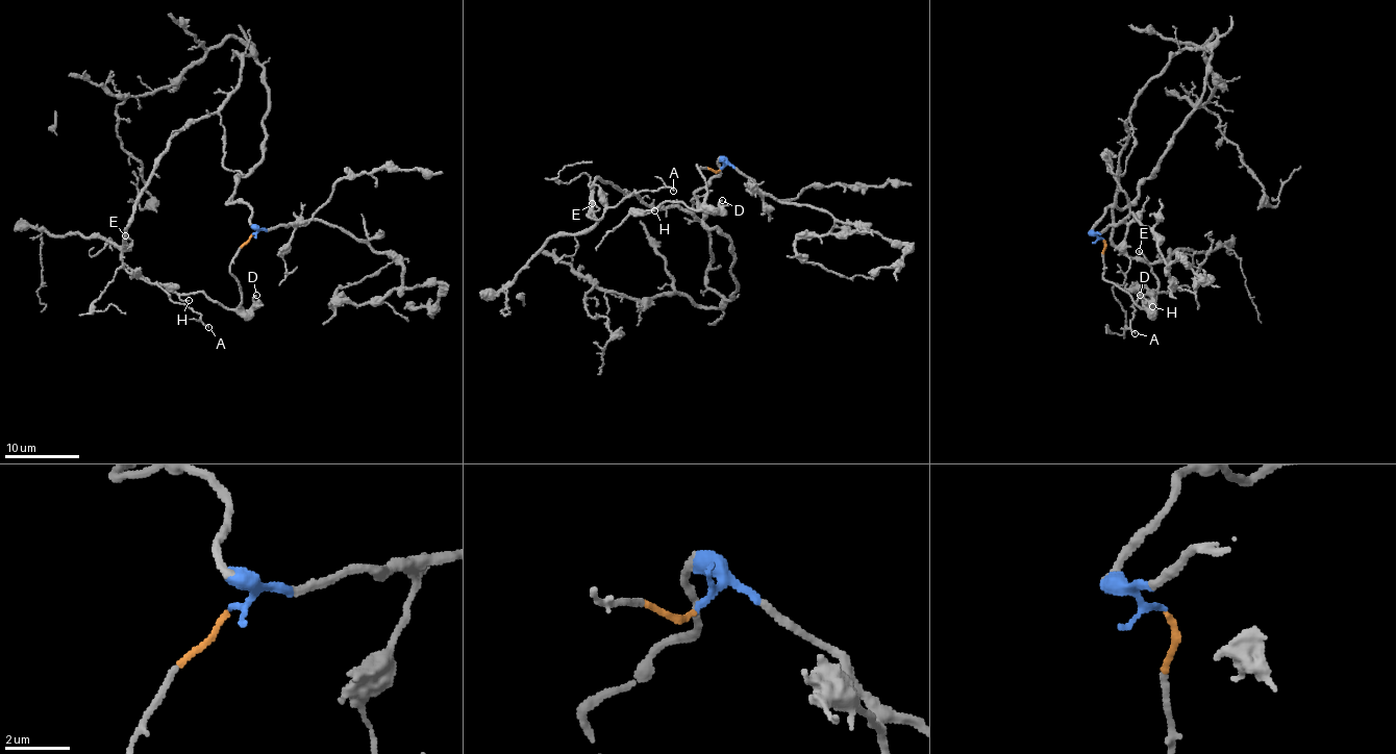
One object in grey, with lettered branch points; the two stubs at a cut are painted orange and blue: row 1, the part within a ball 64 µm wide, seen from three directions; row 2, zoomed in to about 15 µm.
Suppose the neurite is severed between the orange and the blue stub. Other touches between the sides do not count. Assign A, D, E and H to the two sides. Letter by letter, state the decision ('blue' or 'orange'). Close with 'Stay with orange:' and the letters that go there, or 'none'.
A: blue
D: orange
E: blue
H: orange
Stay with orange: D, H

